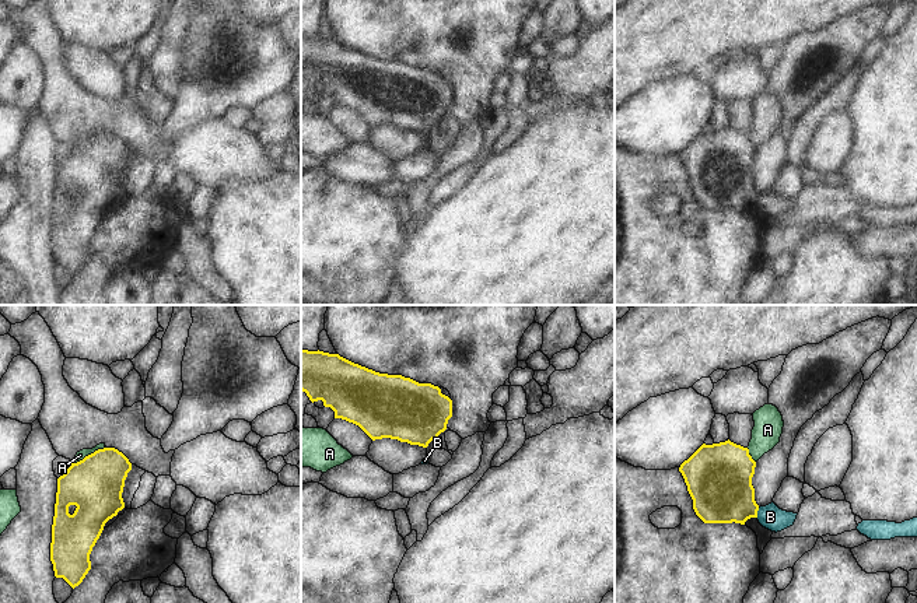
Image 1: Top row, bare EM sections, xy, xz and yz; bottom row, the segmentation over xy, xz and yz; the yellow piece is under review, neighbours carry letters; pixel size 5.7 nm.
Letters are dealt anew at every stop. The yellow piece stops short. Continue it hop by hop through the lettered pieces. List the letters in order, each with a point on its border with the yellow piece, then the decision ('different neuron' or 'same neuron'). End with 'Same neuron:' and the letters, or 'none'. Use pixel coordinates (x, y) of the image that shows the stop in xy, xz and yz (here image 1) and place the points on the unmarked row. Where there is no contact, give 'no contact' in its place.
A: meets yellow in xy at (88, 142); different neuron
B: meets yellow in yz at (756, 199); different neuron
Same neuron: none

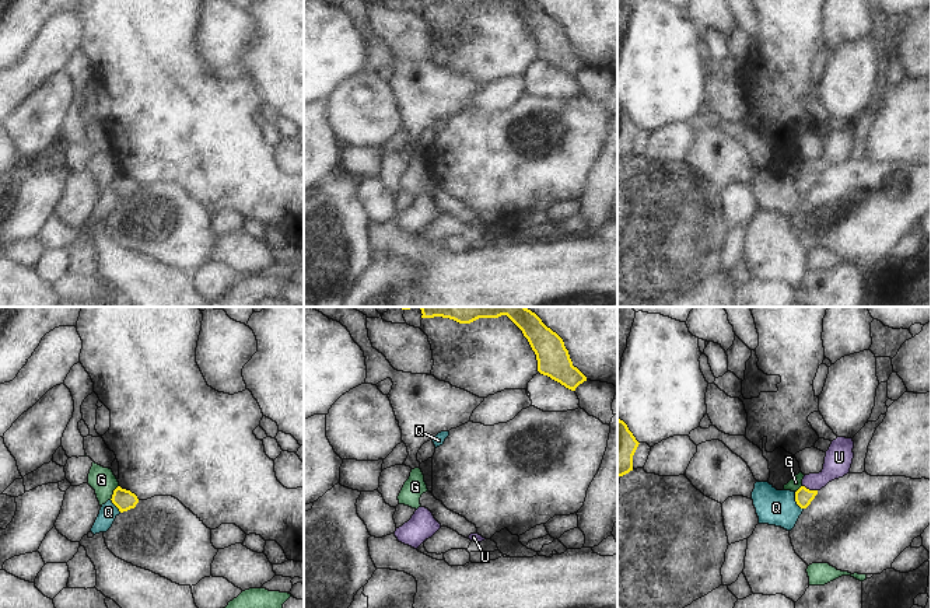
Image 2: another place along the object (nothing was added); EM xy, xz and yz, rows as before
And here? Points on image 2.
G: meets yellow in xy at (114, 178); different neuron
Q: meets yellow in yz at (795, 187); different neuron
U: meets yellow in yz at (808, 175); same neuron
Same neuron: U

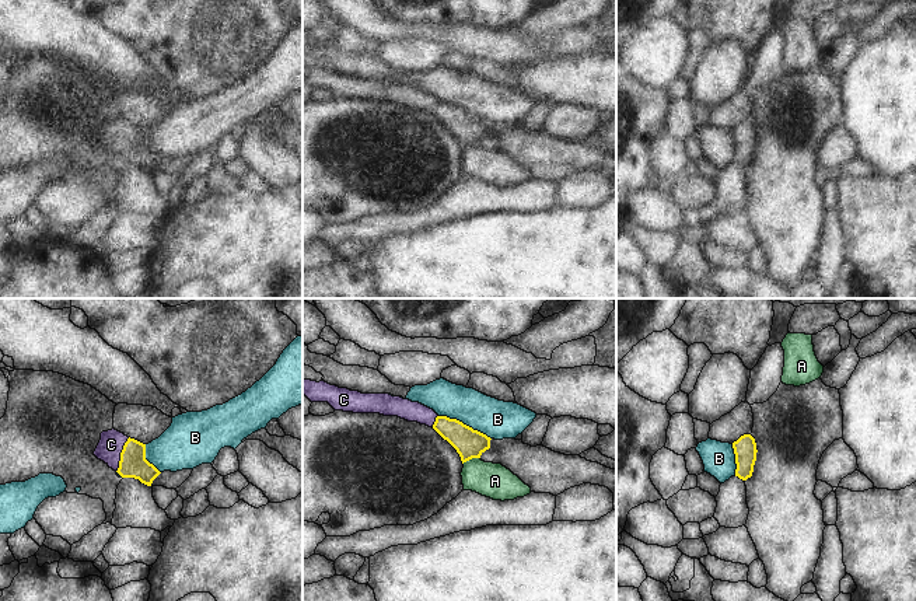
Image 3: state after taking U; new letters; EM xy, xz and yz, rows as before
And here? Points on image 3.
A: meets yellow in xz at (471, 144); different neuron
B: meets yellow in xz at (465, 111); different neuron
C: meets yellow in xy at (121, 140); same neuron
Same neuron: C

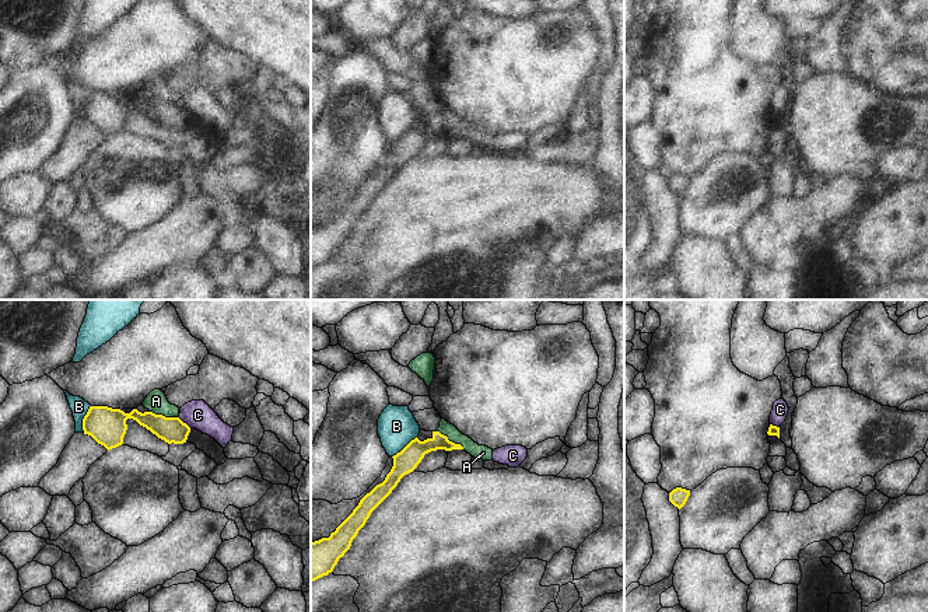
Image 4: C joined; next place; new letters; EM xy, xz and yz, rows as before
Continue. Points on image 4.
A: meets yellow in xz at (451, 128); different neuron
B: meets yellow in xy at (83, 105); different neuron
C: meets yellow in xy at (185, 109); different neuron
Same neuron: none

